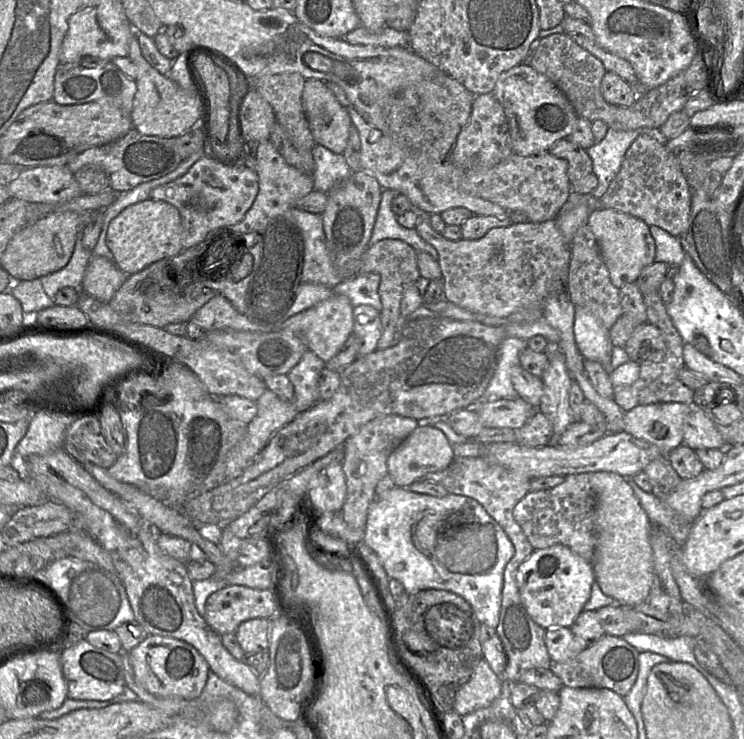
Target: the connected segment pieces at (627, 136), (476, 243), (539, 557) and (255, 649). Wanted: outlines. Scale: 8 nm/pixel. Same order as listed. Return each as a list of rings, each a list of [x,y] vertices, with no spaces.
[[[608,127],[605,137],[586,150],[592,161],[593,173],[598,179],[598,185],[592,192],[594,199],[600,199],[606,193],[621,168],[628,148],[640,135],[647,135],[663,145],[669,141],[660,128],[621,131]]]
[[[420,214],[416,231],[425,242],[437,251],[437,261],[444,281],[444,300],[475,315],[506,319],[511,314],[528,307],[542,307],[543,313],[543,303],[546,298],[554,292],[564,290],[564,286],[567,284],[571,247],[565,242],[554,219],[542,223],[512,222],[507,227],[491,229],[478,240],[462,238],[452,241],[431,227],[427,215]]]
[[[556,544],[534,550],[518,567],[516,582],[525,609],[536,624],[544,629],[570,628],[584,610],[595,576],[590,561],[575,554],[568,547]]]
[[[254,618],[242,622],[234,635],[246,655],[252,655],[261,651],[268,651],[270,630],[270,619]]]

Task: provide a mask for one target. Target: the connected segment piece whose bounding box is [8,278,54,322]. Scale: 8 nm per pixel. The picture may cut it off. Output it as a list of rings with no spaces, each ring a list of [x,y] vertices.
[[[40,279],[13,281],[9,293],[21,304],[24,312],[24,322],[36,322],[35,315],[38,311],[54,305],[44,291]]]

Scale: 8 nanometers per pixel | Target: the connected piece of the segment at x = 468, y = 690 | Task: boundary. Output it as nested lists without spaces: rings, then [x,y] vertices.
[[[482,659],[473,668],[470,678],[457,687],[453,711],[461,717],[487,708],[499,697],[503,680]]]

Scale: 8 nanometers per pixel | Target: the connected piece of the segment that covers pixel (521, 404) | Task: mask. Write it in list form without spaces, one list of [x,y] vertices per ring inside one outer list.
[[[521,397],[481,401],[475,405],[467,409],[475,410],[485,427],[514,430],[522,427],[538,410]]]

